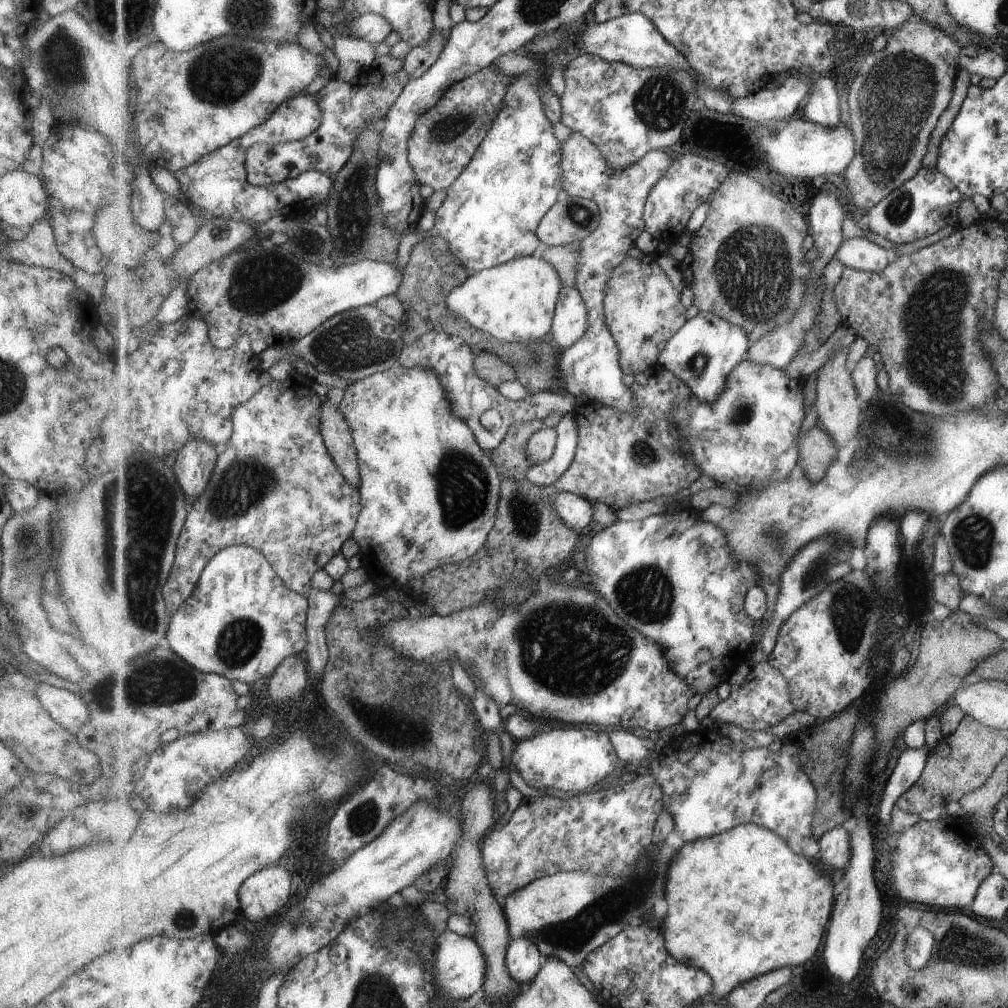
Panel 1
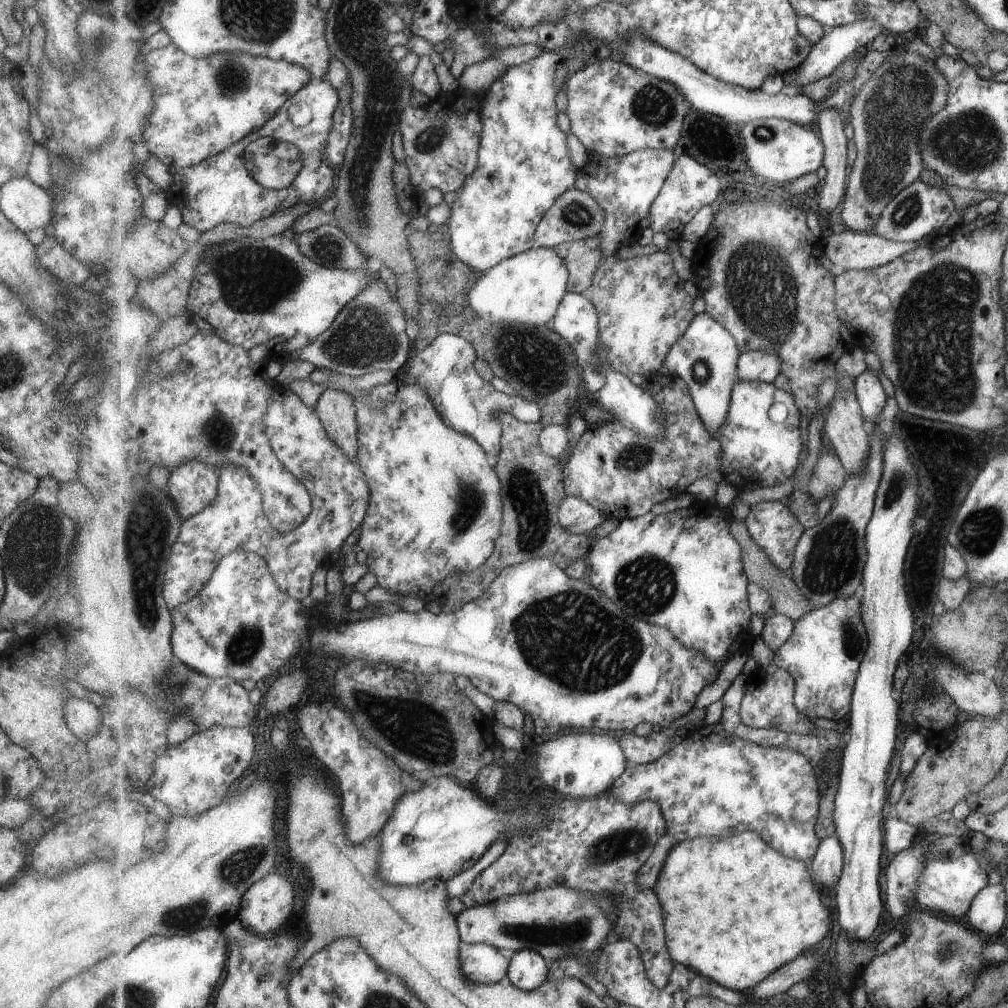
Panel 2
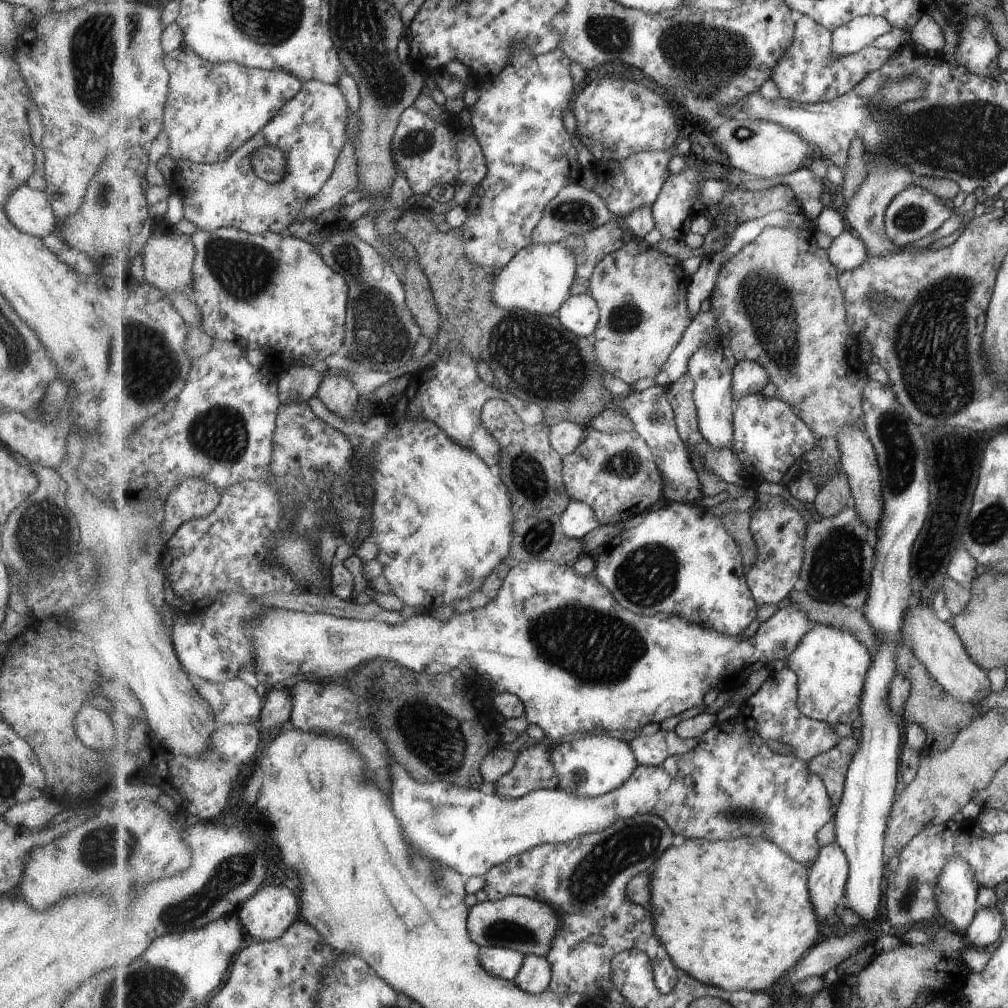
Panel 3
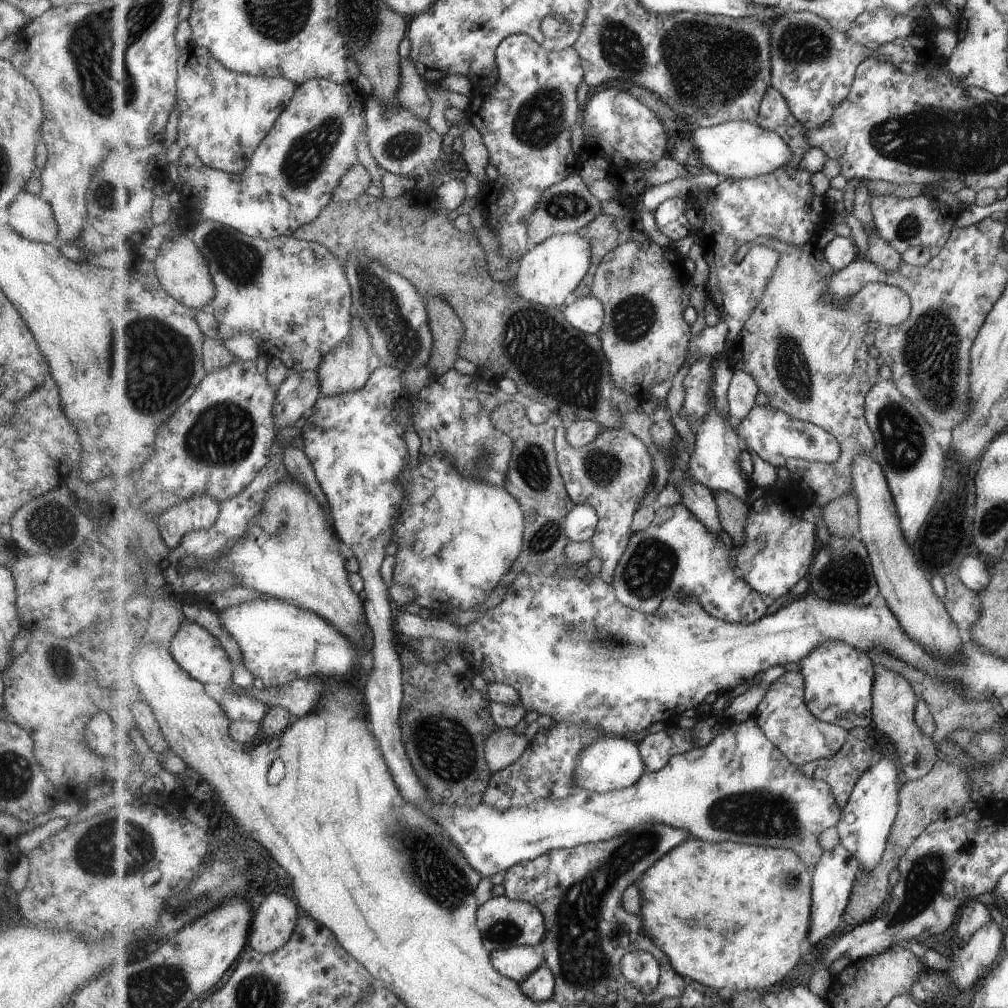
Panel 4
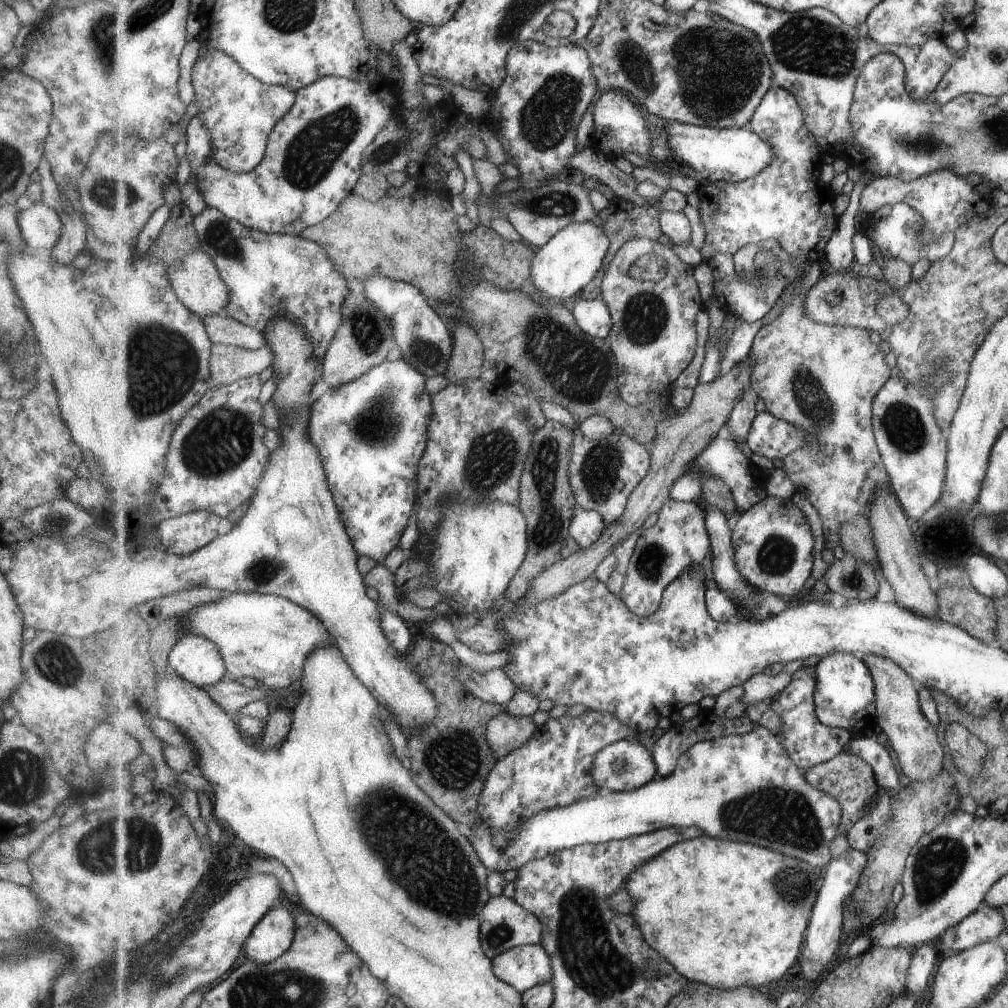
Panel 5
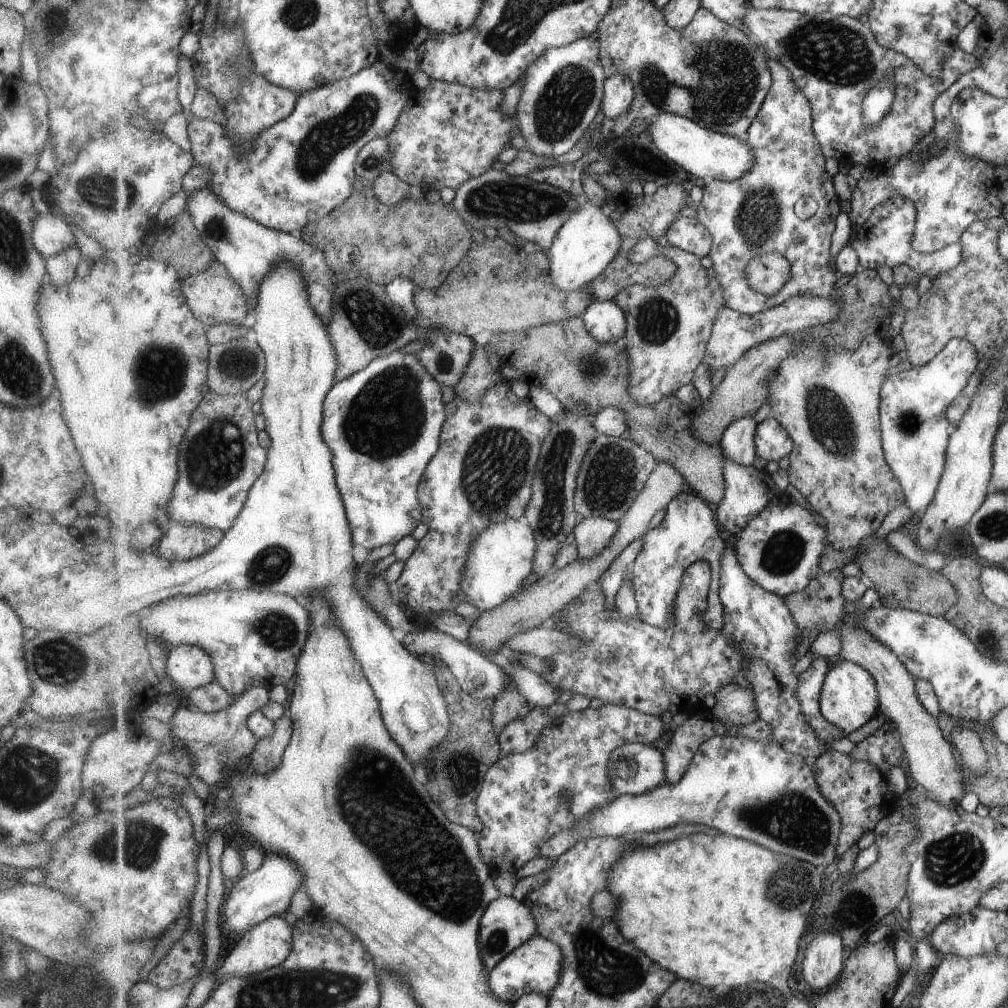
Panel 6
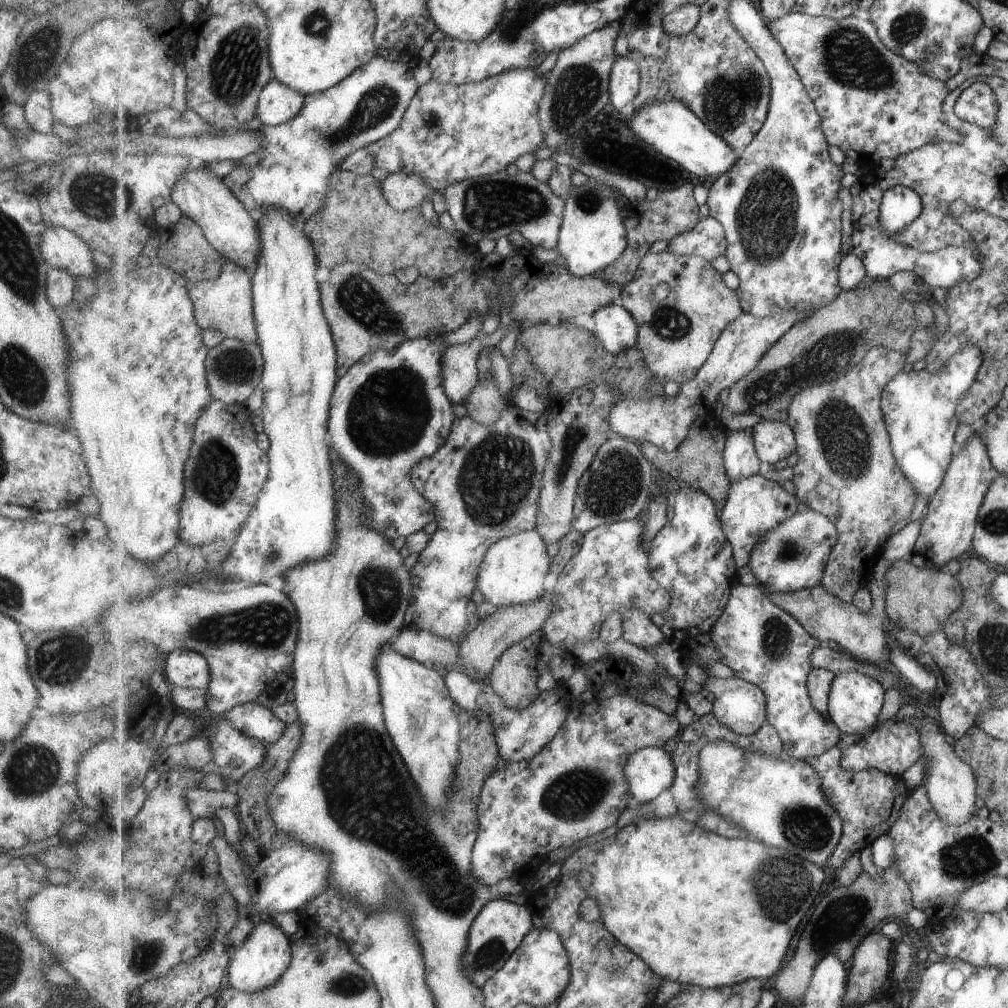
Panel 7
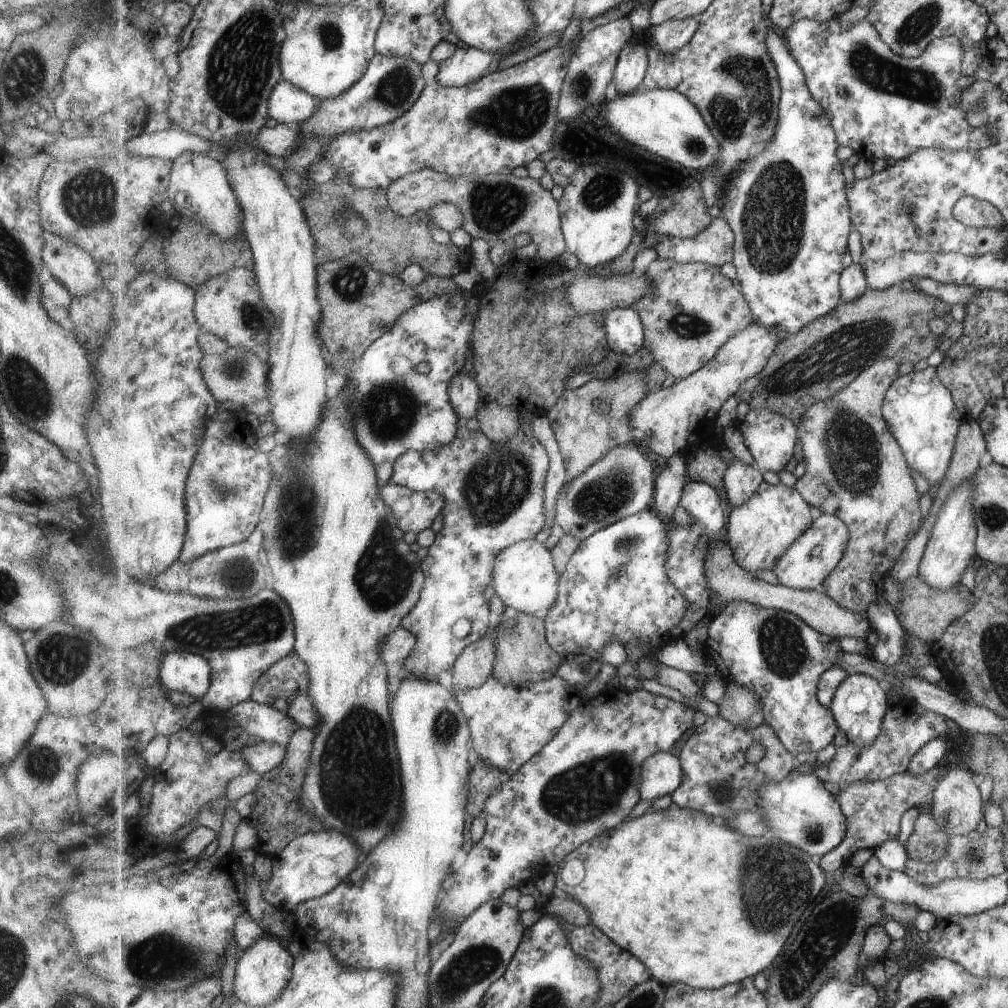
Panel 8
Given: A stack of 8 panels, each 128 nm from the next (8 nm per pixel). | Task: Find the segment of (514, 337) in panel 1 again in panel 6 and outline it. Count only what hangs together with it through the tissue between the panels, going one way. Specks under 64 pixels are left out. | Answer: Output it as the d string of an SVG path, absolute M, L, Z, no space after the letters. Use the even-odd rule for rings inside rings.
M584 200L565 221L552 248L547 250L550 254L549 274L561 290L587 288L618 257L622 244L622 234L612 221L609 210L605 206L595 206Z

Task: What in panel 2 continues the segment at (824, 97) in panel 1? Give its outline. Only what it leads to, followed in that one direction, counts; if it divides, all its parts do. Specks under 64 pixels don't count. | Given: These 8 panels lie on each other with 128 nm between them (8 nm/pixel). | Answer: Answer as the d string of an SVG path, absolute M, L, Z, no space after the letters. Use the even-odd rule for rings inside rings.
M825 109L820 113L816 129L824 139L825 156L824 167L828 175L818 198L812 203L818 208L830 213L844 201L850 175L849 160L847 160L847 146L852 141L846 133L844 120L840 113L833 109Z

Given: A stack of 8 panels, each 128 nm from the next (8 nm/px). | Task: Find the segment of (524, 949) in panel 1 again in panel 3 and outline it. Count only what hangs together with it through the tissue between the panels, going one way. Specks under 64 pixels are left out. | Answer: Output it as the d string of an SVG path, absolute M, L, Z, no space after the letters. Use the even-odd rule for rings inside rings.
M527 955L524 968L514 980L517 986L531 994L541 994L550 989L552 984L552 963L547 957Z

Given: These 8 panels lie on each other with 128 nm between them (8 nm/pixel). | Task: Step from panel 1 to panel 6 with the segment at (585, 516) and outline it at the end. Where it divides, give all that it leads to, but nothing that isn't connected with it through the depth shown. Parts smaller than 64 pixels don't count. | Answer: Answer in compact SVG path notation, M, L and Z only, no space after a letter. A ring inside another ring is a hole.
M589 517L583 518L574 533L578 540L578 553L581 561L597 557L612 544L613 537L620 532L620 522Z

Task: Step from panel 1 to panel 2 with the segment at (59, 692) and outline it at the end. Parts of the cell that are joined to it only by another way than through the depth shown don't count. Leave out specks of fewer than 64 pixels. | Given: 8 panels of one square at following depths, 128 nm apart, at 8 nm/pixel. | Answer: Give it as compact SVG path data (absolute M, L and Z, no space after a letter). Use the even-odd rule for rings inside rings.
M67 696L64 702L64 723L73 736L87 742L100 728L98 706L87 700Z

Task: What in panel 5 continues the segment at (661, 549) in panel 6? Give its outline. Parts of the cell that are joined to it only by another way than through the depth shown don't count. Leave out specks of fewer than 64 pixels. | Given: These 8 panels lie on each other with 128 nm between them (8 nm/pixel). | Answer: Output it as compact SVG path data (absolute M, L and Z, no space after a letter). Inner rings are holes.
M668 500L668 504L658 512L657 522L640 534L635 552L628 566L621 598L635 614L649 617L656 613L664 600L665 589L690 568L703 569L707 578L707 606L709 614L720 623L734 620L740 608L714 579L714 554L712 536L706 522L706 512L700 500Z

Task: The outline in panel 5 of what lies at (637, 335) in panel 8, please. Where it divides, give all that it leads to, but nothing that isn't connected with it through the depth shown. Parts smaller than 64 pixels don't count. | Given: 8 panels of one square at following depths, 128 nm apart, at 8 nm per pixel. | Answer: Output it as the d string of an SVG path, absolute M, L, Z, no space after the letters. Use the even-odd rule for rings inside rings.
M580 298L572 311L580 327L593 338L607 339L612 333L612 312L603 299Z

